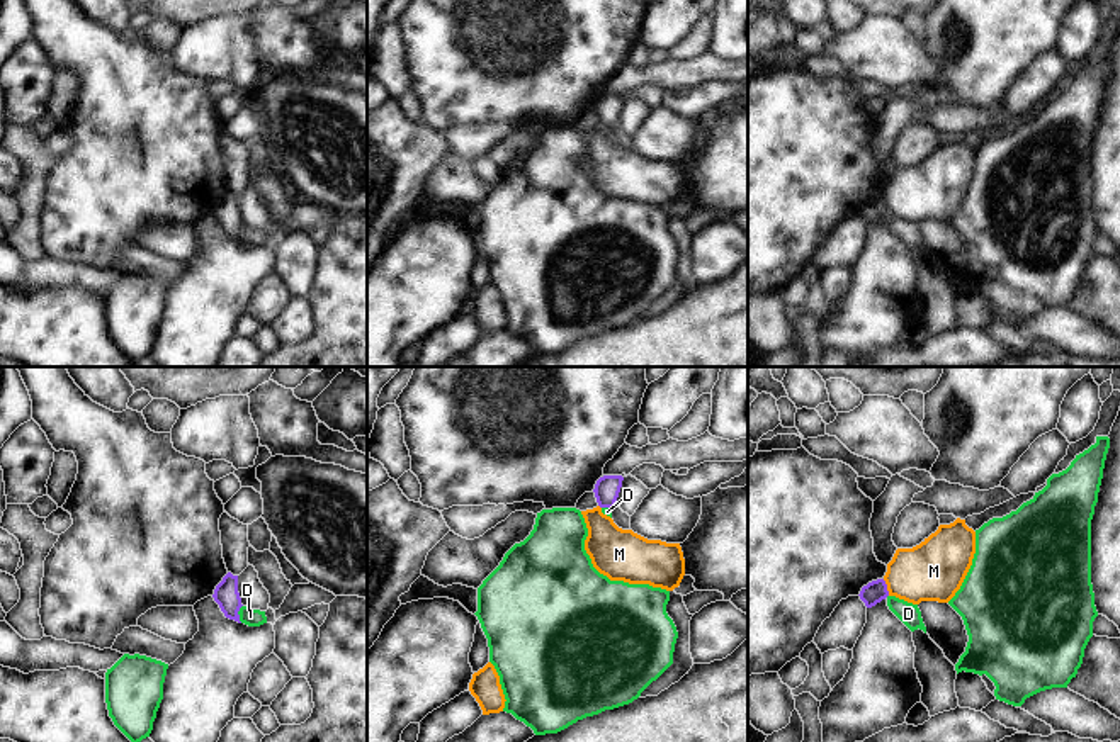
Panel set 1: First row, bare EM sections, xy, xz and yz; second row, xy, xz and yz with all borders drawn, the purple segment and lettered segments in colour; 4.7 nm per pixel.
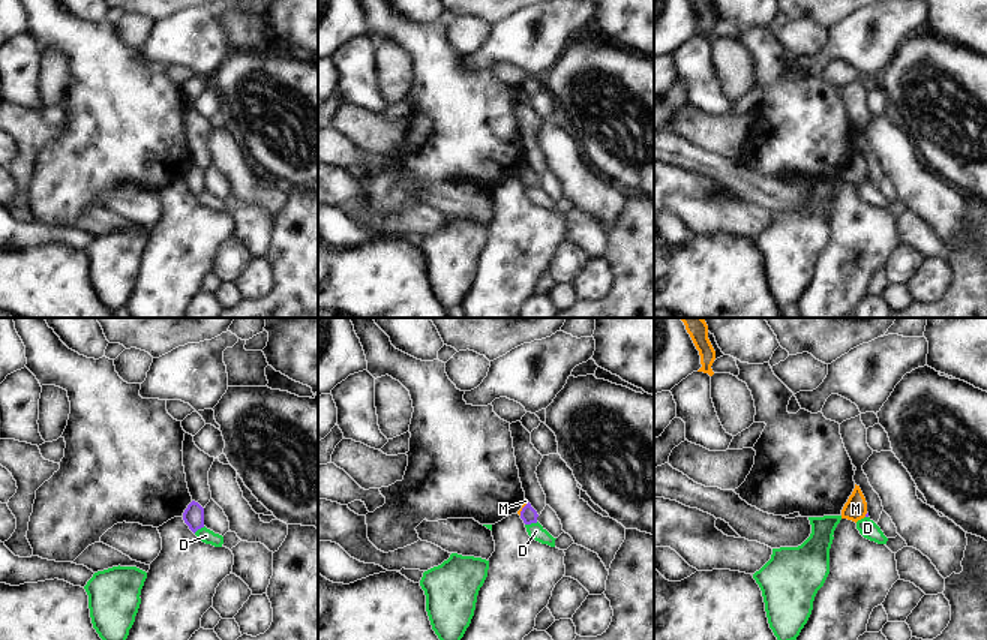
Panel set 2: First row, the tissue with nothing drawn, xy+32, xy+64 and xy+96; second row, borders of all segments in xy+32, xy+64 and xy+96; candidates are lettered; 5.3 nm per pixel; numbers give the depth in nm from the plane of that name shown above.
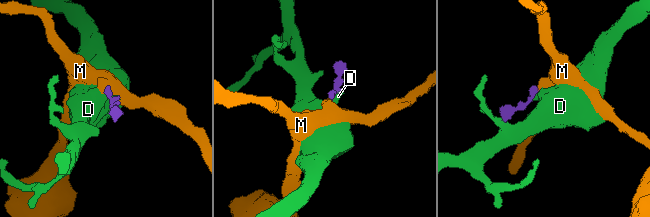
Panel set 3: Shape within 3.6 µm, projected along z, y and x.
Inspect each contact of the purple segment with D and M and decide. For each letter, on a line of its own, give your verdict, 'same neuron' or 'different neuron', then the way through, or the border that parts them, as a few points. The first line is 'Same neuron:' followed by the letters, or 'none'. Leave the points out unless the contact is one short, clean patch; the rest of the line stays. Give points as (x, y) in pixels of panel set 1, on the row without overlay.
Same neuron: none
D: different neuron | along xy (242, 224), (238, 231), (240, 241)
M: different neuron | along yz (882, 199), (889, 214)

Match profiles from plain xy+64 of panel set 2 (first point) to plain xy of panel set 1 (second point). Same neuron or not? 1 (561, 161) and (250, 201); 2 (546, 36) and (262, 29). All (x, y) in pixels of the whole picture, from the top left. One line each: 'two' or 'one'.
1: two
2: two

